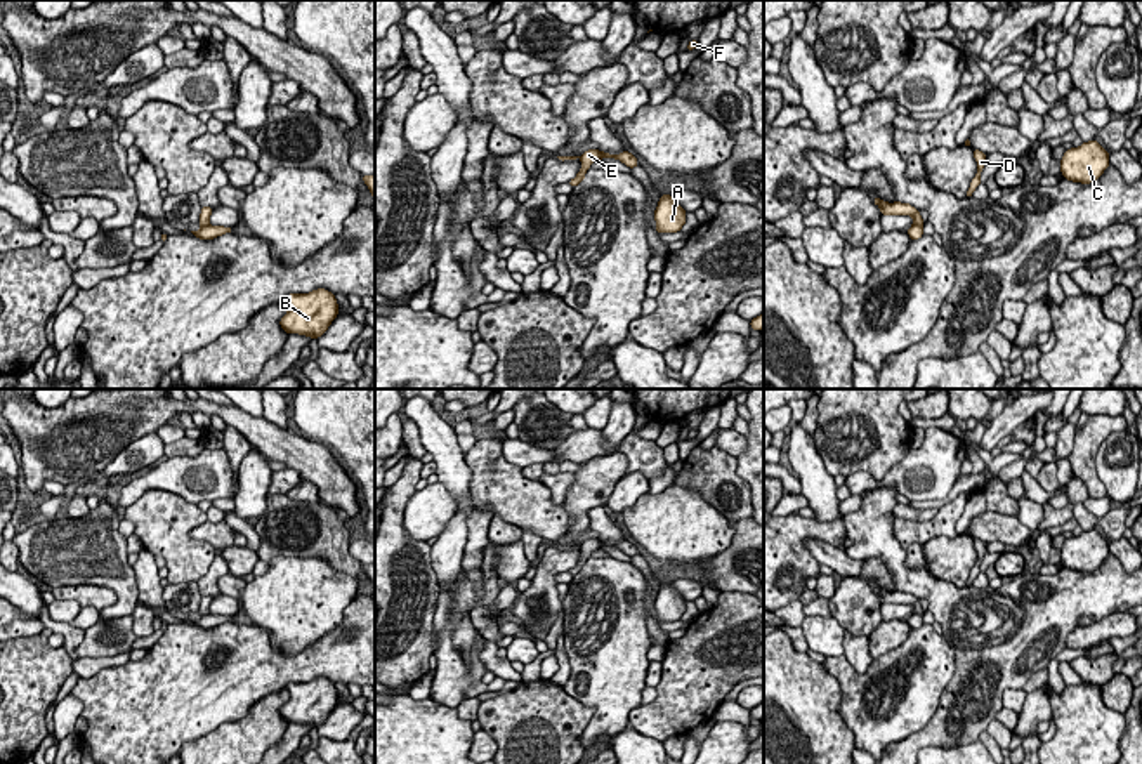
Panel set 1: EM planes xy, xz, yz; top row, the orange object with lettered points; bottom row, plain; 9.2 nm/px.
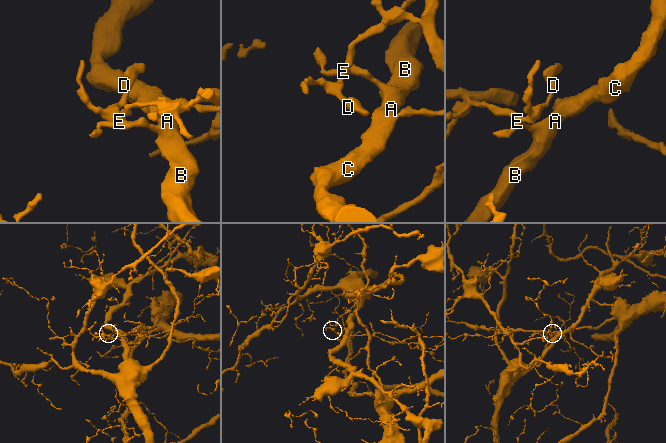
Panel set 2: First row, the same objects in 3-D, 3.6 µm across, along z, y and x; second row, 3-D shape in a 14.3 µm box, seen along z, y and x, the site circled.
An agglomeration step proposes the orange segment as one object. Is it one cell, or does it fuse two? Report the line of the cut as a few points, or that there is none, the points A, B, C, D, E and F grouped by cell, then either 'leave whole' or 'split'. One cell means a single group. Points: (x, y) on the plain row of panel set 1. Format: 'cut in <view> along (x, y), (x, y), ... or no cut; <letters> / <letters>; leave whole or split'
cut in xz along (596, 539), (599, 547); A B C / D E F; split

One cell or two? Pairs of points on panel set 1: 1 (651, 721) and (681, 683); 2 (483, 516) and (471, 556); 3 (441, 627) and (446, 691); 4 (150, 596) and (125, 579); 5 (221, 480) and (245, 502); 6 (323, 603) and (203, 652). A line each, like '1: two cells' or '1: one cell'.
1: one cell
2: one cell
3: one cell
4: two cells
5: two cells
6: two cells

